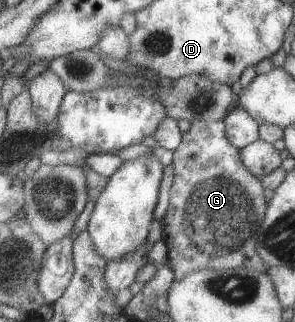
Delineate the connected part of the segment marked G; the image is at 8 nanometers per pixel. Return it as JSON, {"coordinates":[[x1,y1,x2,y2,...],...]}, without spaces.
{"coordinates":[[224,120,191,122,190,130,182,134,182,142,177,146,172,160,175,170,173,186,170,190,169,206,161,220,162,238,167,243,169,260,173,266,173,284,183,280,185,274,195,270,229,270,246,268,265,273,267,264,257,254,256,235,265,218,269,202,265,199,265,189,260,177,251,174,241,162,238,148,235,148,225,134]]}

